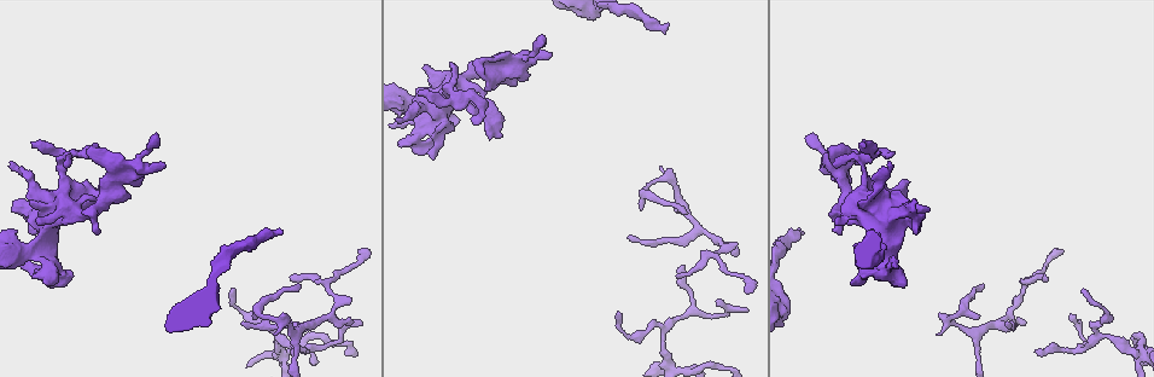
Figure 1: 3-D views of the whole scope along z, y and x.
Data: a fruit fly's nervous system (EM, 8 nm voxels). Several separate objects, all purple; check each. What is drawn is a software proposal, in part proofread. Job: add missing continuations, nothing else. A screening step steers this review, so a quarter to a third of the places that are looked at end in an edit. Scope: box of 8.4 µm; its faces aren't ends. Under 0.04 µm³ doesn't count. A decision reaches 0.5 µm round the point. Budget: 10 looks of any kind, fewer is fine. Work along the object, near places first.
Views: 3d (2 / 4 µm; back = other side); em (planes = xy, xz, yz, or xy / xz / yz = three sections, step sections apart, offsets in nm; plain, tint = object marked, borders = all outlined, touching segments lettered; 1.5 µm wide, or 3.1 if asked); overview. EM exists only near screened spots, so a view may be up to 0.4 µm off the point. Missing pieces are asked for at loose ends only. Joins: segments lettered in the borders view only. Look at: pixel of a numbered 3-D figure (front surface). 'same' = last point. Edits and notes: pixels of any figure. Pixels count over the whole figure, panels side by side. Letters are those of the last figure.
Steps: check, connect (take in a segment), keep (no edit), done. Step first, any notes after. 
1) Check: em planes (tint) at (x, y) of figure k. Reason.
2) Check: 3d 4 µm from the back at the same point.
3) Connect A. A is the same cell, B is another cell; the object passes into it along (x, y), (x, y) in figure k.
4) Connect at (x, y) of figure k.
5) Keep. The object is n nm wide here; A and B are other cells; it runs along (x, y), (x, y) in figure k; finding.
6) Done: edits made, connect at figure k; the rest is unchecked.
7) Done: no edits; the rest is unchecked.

Check: em yz step 4 (borders) at (906, 282) of figure 1. Thick end.

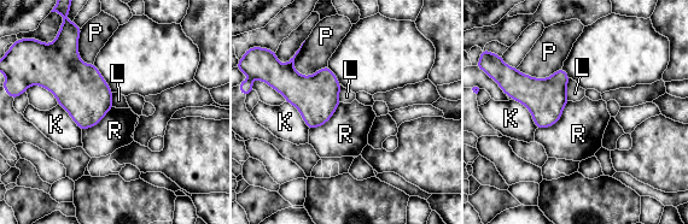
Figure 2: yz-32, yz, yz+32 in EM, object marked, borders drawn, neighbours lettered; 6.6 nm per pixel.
Check: em planes (borders) at the same point.

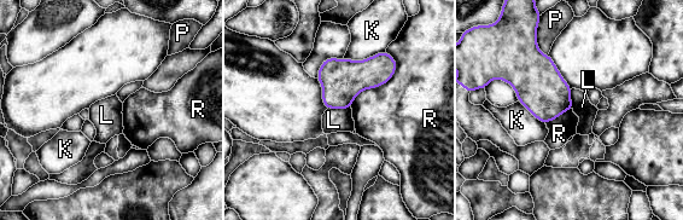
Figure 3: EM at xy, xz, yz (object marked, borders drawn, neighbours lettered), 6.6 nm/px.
Keep. The object is 240 nm wide here; K, L, P and R are other cells; a border runs along (350, 106), (327, 109) in figure 3; none of them fits.

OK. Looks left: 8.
Check: 3d 4 µm at (165, 165) of figure 1. Branch stops here.

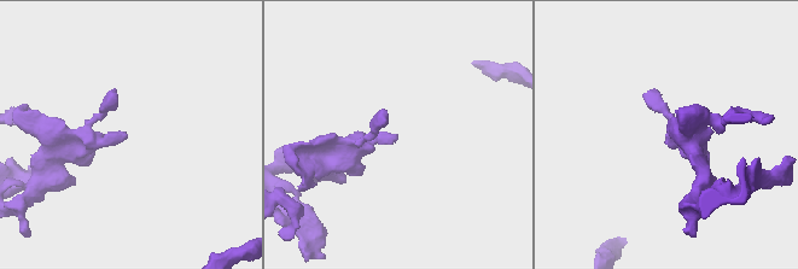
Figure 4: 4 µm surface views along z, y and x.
Check: em planes (borders) at (122, 133) of figure 4.

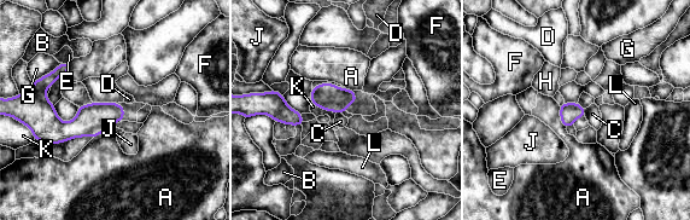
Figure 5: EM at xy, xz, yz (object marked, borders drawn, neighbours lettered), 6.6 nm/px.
Keep. The object is 140 nm wide here; A, B, C, D, E, F, G, H, J, K and L are other cells; a border runs along (577, 103), (585, 108) in figure 5; no lettered segment goes on from it.

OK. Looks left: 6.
Check: 3d 4 µm at (904, 180) of figure 1. Free end.

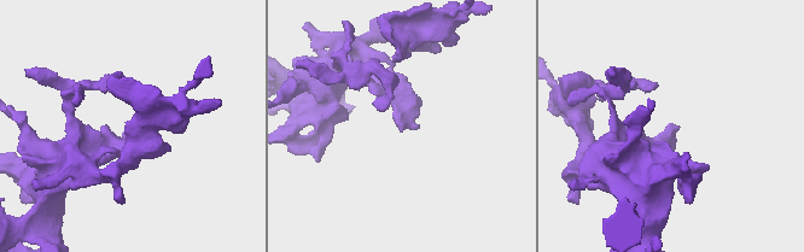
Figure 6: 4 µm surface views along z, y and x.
Check: em planes (borders) at (402, 122) of figure 6. Need the tissue.

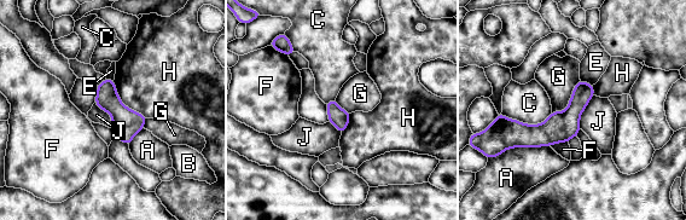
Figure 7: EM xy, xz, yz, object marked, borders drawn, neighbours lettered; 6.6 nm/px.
Keep. The object is 120 nm wide here; A, B, C, E, F, G, H and J are other cells; none of them fits.

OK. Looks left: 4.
Check: em planes (borders) at (283, 231) of figure 1. Branch stops here.

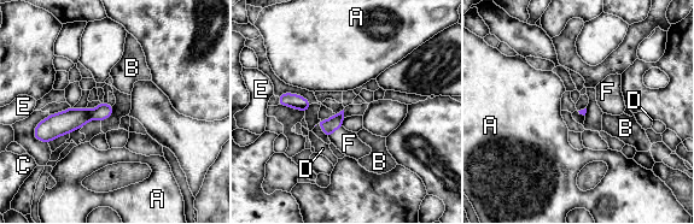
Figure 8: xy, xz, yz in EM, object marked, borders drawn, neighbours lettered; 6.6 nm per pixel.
Connect at (348, 142) of figure 8. F is the same cell, A, B, C, D and E are other cells; the object passes into it along (330, 125), (336, 129), (348, 142) in figure 8; it goes on there.

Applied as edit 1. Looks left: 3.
Done: edits made, connect at figure 8; the rest is unchecked.

